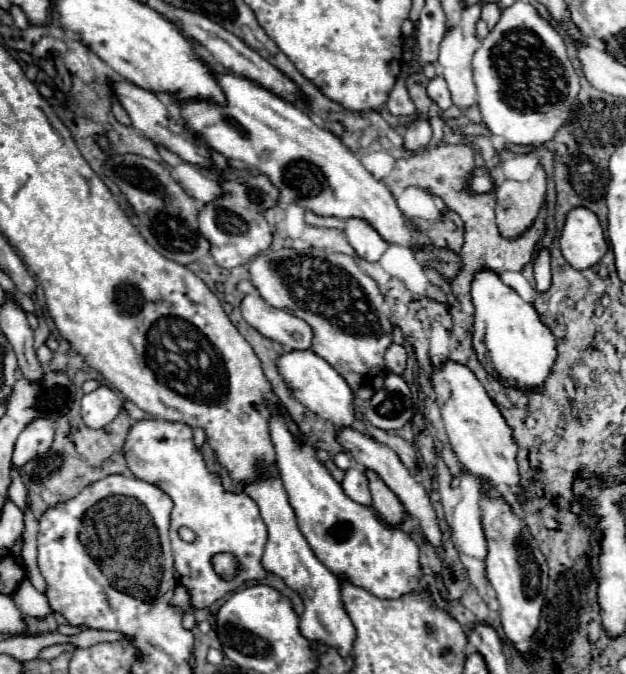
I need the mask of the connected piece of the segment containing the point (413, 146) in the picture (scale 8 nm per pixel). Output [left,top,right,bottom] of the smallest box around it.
[404,118,432,150]

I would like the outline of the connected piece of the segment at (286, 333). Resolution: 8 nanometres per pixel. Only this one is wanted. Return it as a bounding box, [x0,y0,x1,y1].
[242,296,312,350]

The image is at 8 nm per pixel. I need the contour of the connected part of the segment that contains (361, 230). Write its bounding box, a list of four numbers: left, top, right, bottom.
[344,218,388,262]

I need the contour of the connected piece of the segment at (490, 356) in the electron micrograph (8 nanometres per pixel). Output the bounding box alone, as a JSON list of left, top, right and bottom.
[470,268,556,390]

